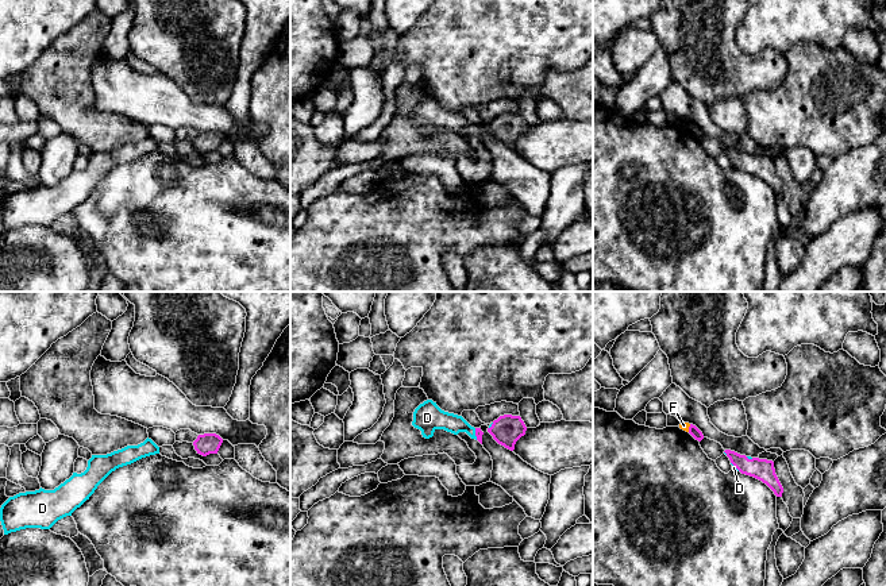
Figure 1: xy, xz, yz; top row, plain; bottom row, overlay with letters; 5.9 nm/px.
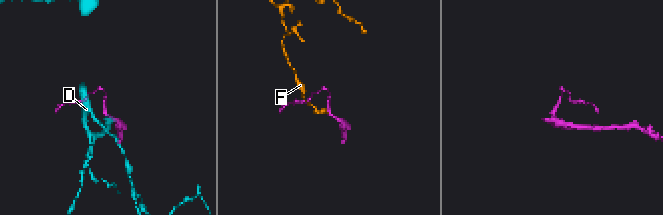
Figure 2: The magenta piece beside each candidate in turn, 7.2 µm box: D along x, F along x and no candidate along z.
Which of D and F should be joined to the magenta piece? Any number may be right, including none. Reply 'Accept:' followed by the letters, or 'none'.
Accept: D

